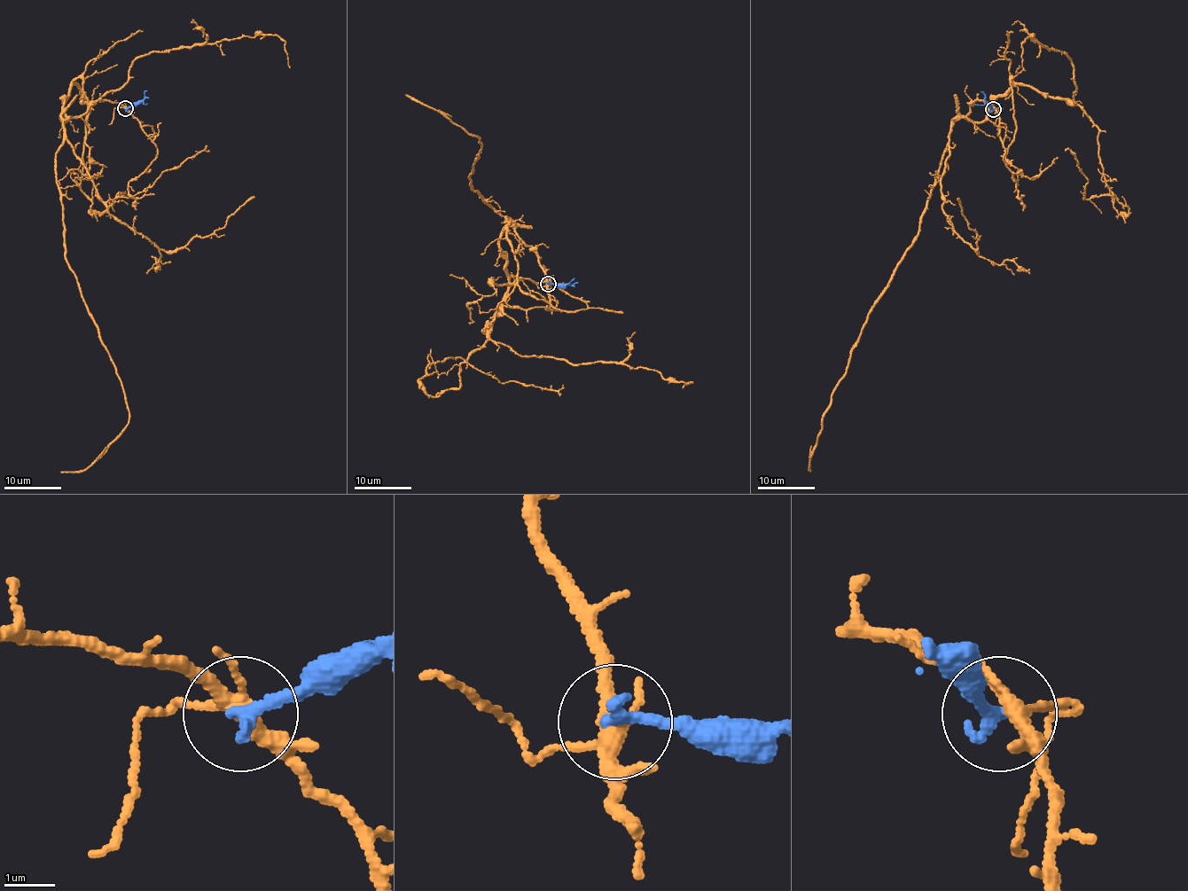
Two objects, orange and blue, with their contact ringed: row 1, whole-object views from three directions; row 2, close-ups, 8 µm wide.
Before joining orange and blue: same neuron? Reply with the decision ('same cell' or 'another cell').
another cell

